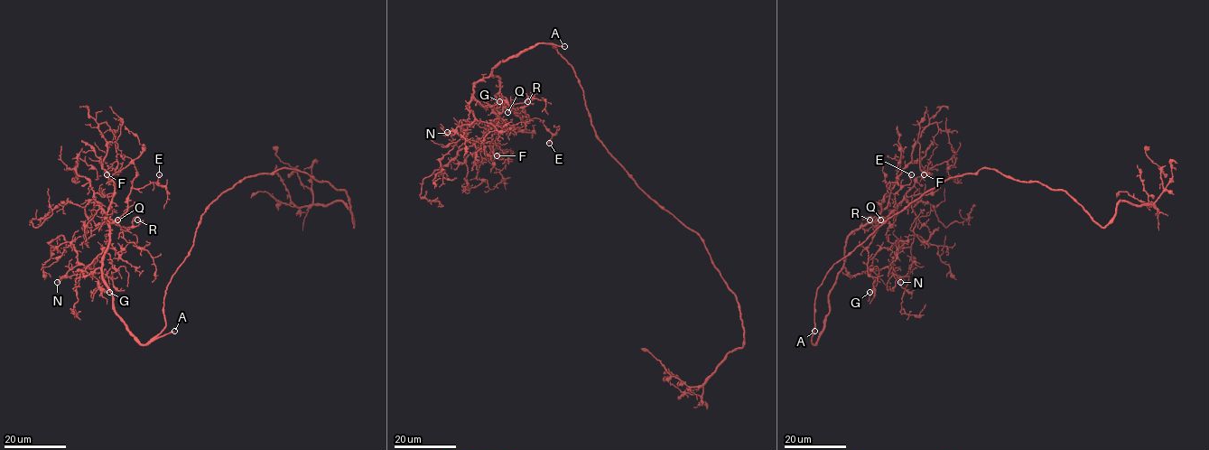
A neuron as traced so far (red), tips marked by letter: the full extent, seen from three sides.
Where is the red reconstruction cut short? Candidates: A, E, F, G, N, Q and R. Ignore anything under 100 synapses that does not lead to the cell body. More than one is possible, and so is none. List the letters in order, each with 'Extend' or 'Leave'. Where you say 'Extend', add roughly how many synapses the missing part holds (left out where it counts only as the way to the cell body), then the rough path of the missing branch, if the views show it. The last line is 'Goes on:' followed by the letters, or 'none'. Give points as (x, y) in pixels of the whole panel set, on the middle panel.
A: Extend
E: Leave
F: Leave
G: Leave
N: Leave
Q: Leave
R: Leave
Goes on: A

